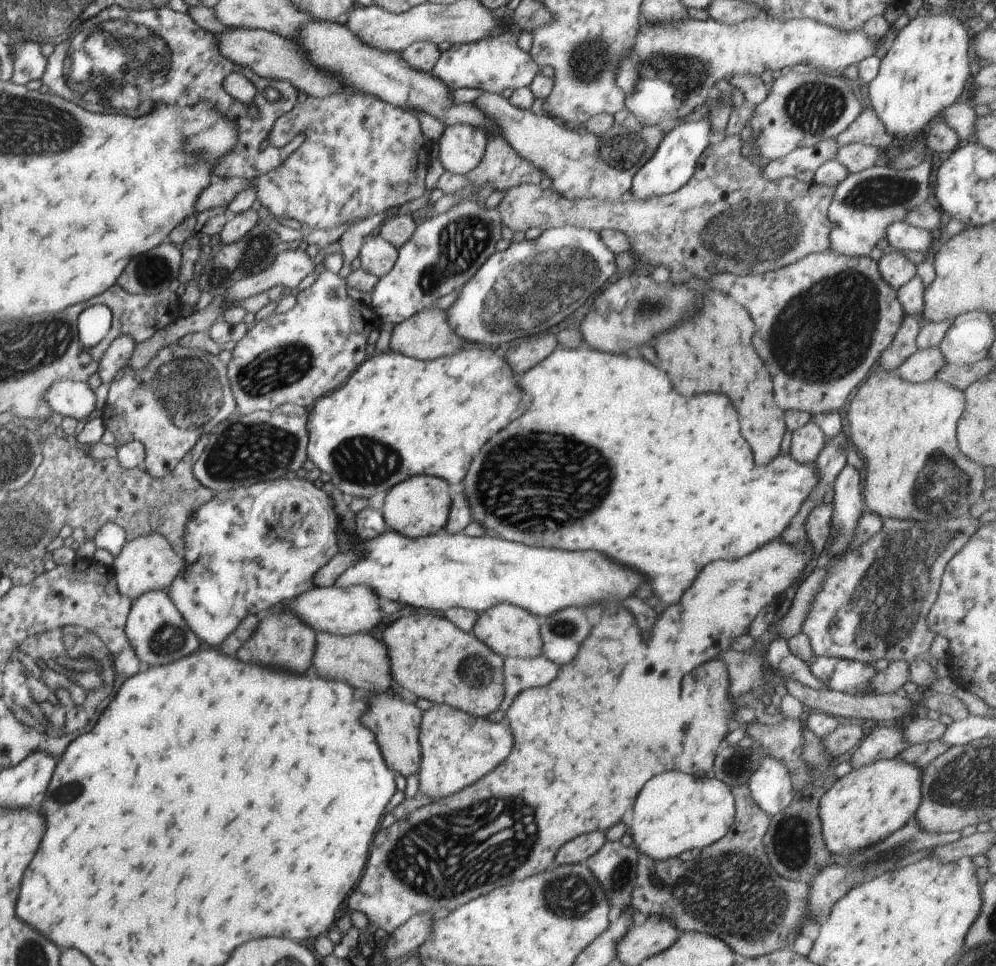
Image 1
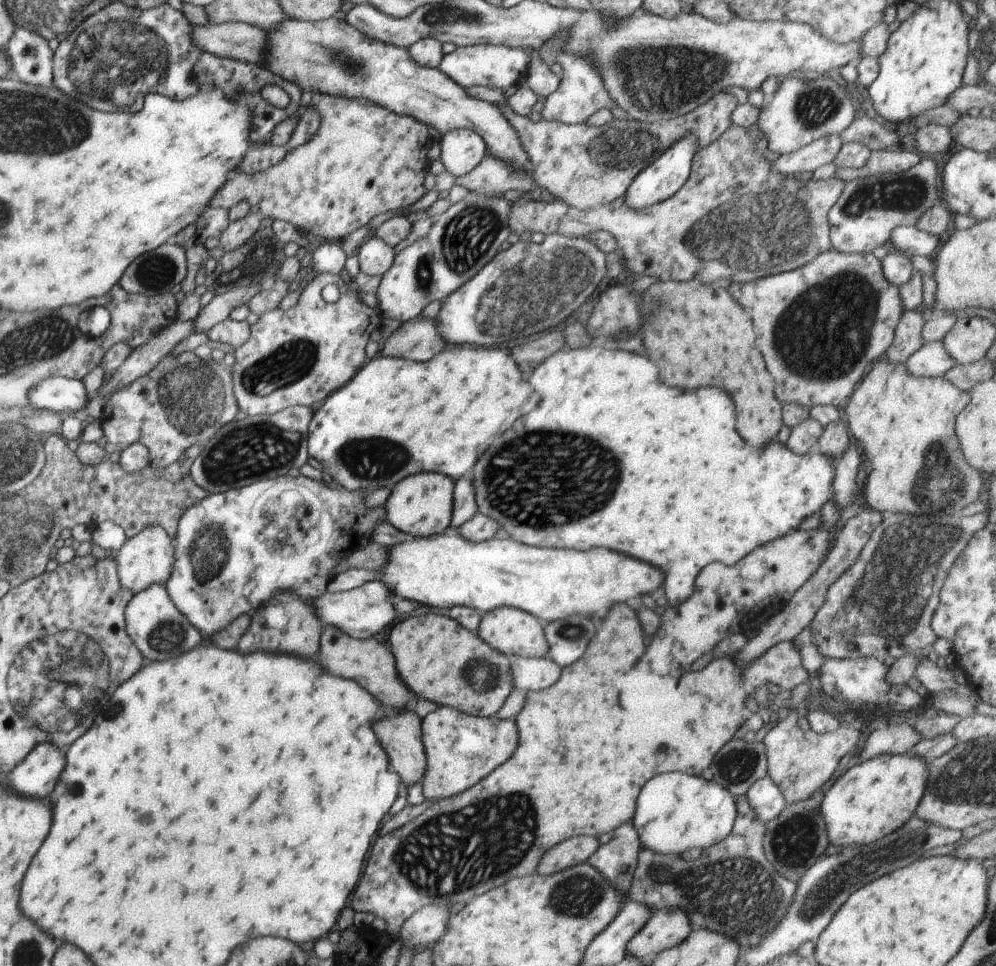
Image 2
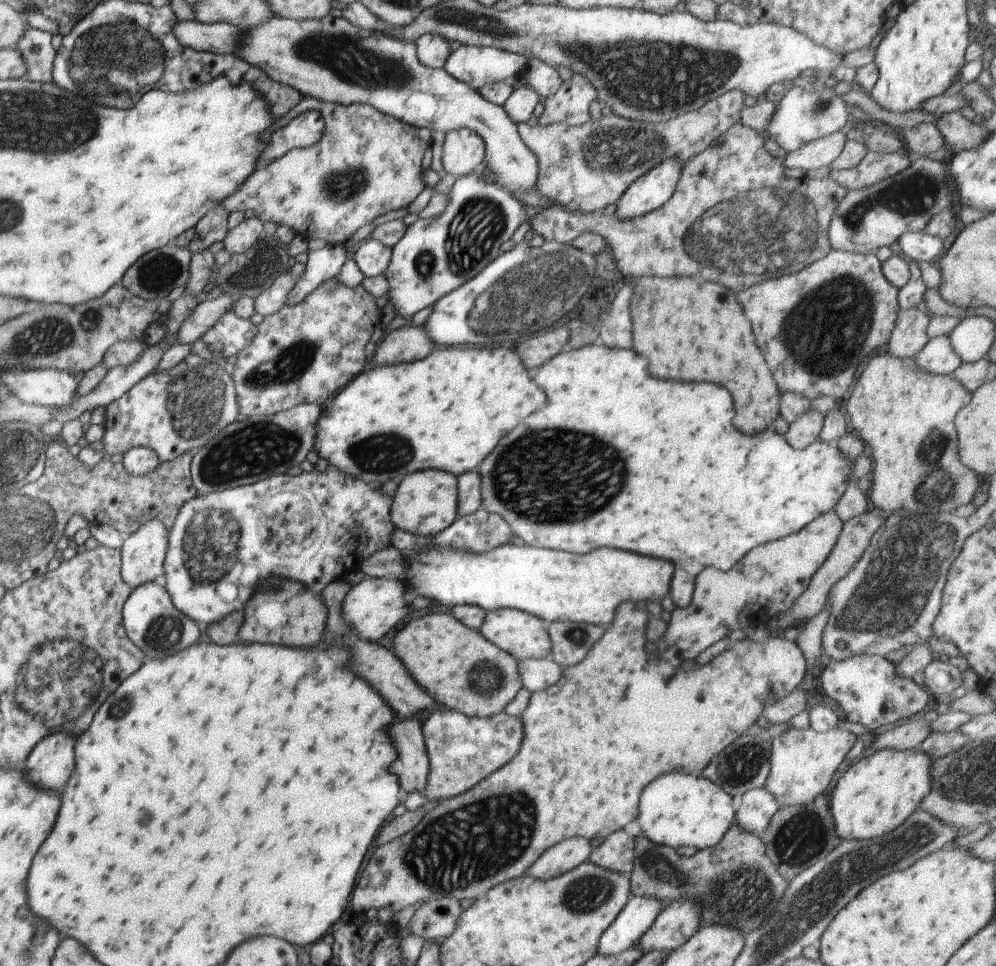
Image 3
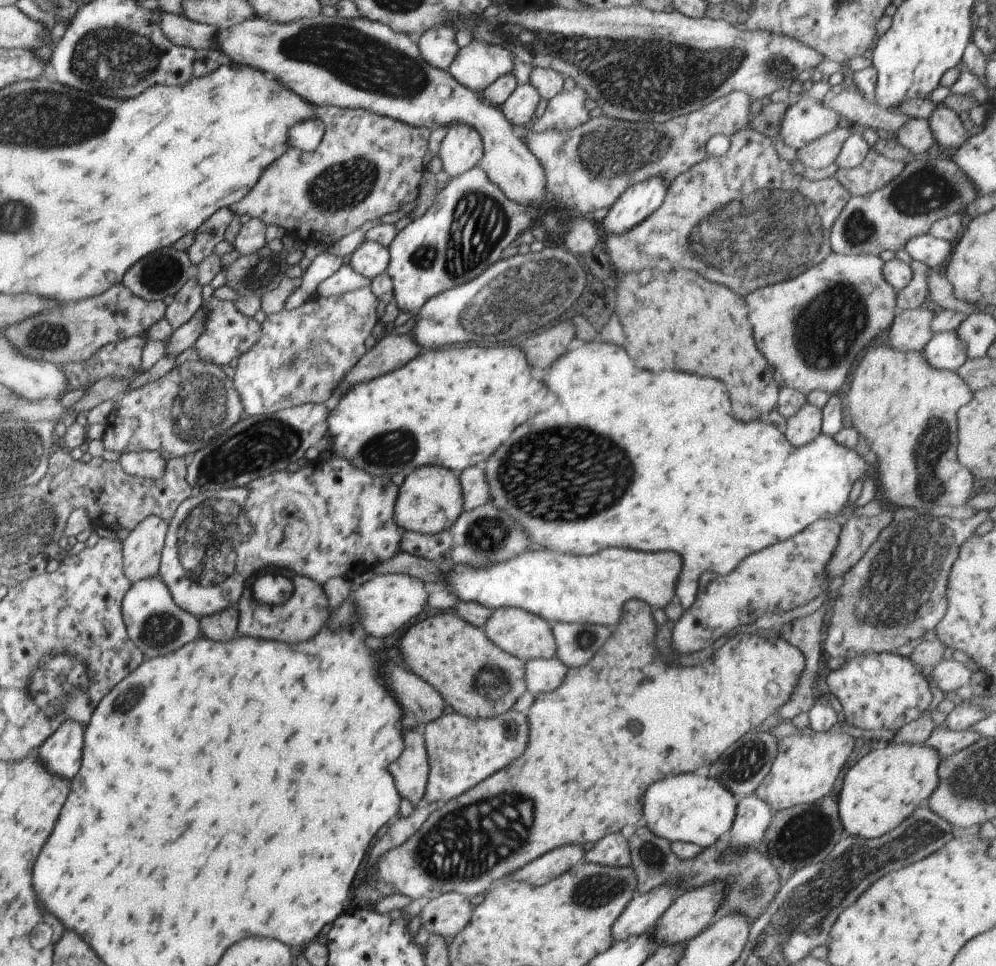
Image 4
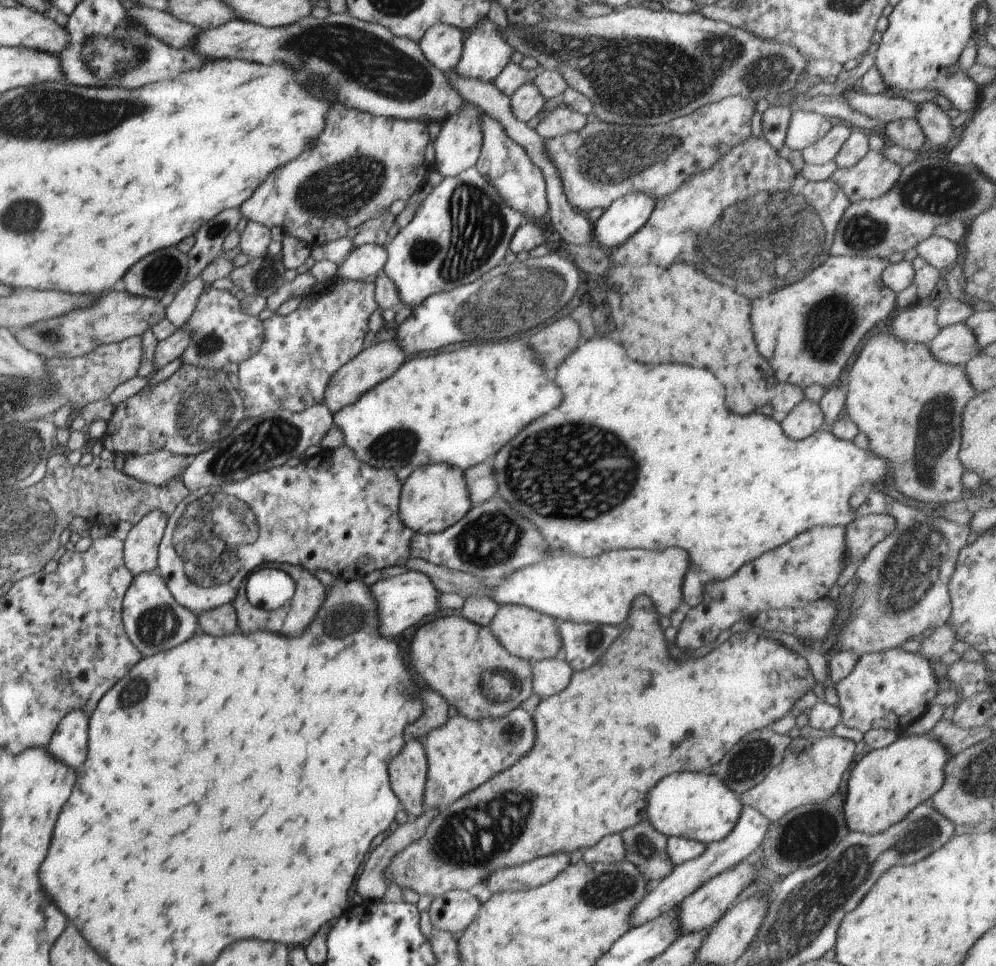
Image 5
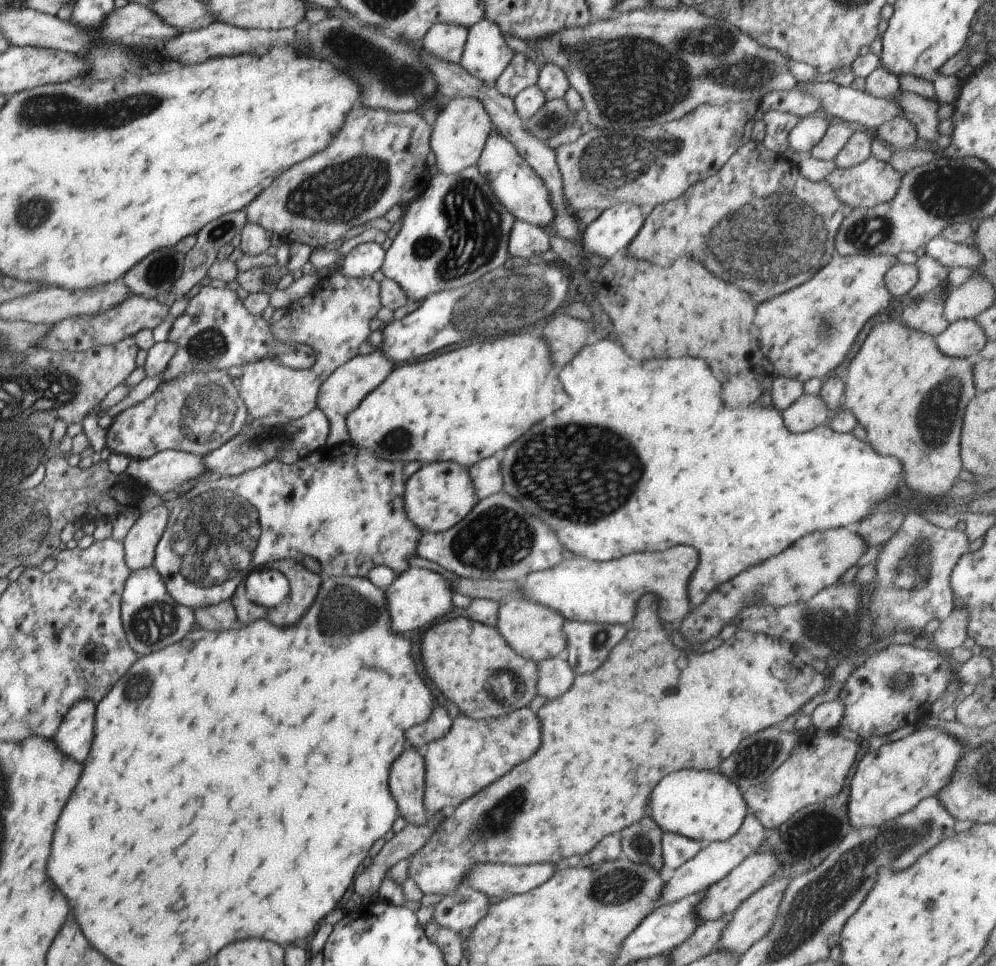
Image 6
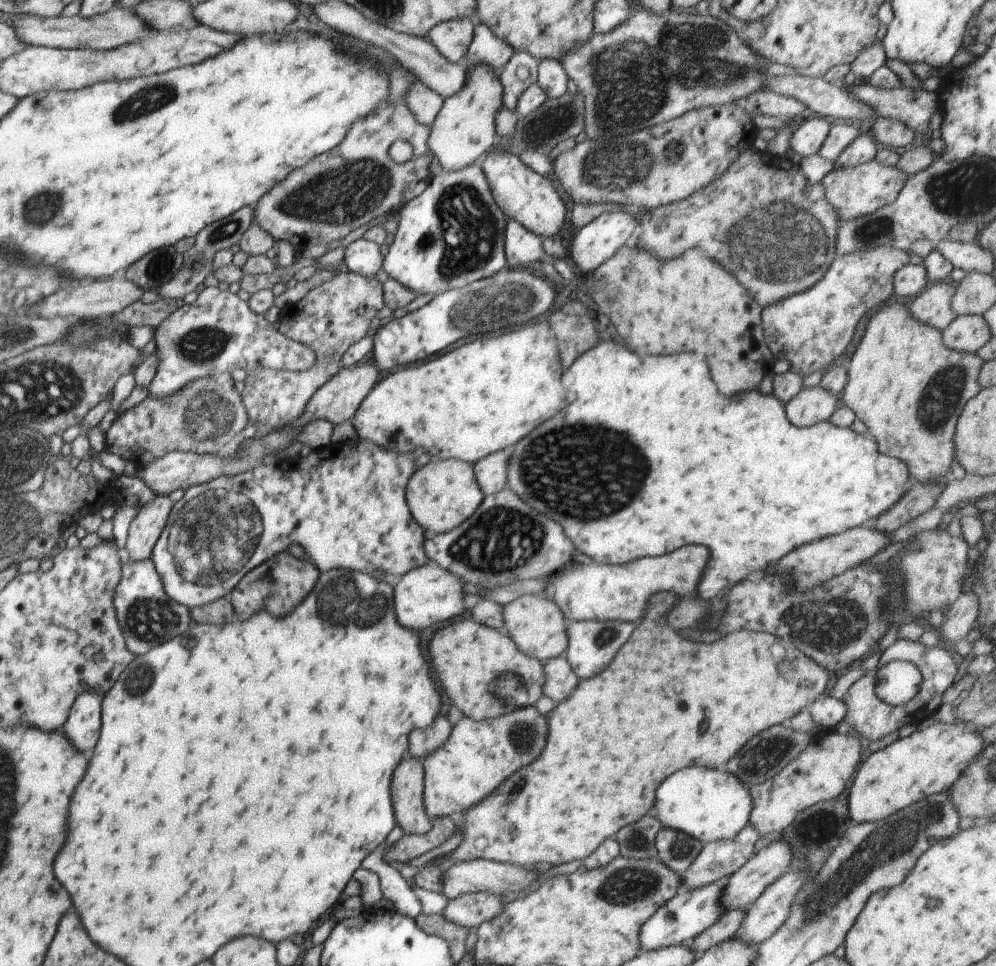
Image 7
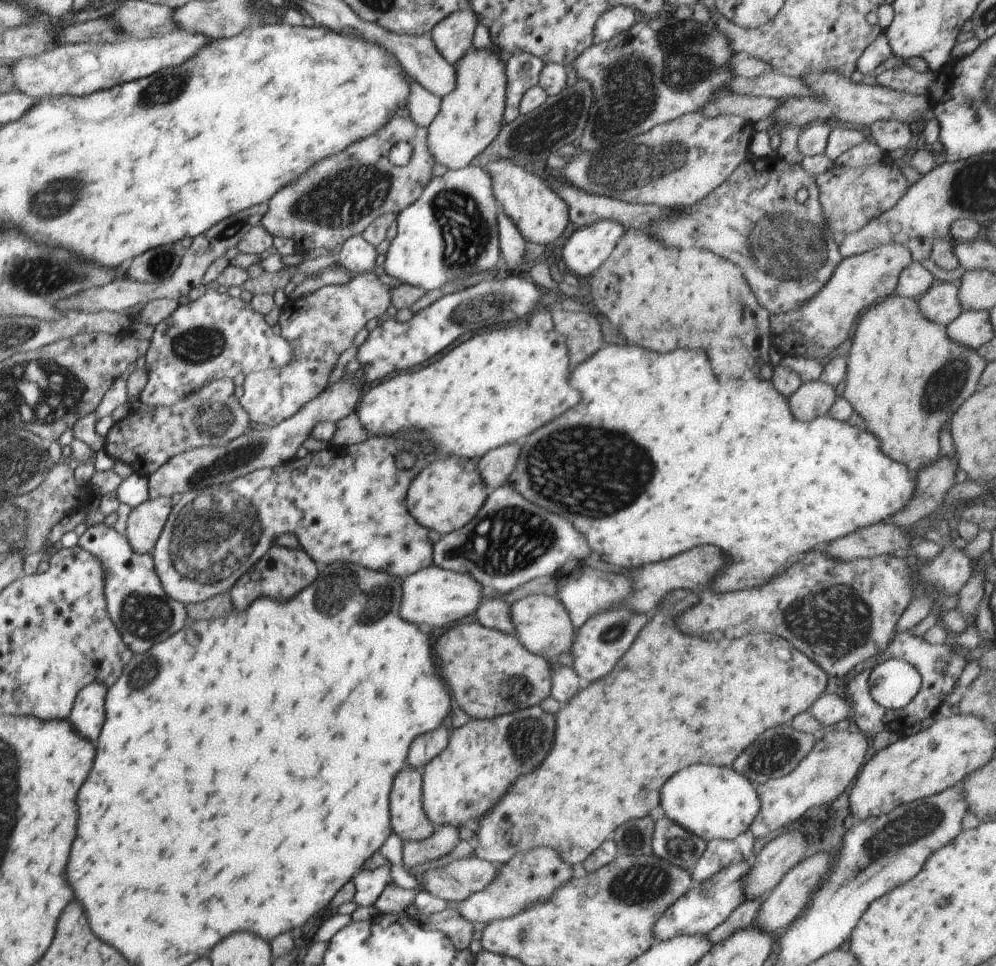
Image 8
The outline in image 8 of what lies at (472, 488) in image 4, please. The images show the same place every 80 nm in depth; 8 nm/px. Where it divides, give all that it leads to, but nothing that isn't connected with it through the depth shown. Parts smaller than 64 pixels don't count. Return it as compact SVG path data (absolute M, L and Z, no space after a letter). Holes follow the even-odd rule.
M512 442L489 450L477 460L481 477L489 492L508 483L508 476L514 470L519 454L520 444Z

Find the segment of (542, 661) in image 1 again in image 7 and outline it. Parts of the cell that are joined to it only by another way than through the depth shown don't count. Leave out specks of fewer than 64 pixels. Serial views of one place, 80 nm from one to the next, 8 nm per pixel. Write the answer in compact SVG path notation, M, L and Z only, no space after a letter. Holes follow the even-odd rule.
M554 657L544 663L545 685L543 694L562 702L564 698L570 696L570 692L576 688L578 678L572 670L567 658Z

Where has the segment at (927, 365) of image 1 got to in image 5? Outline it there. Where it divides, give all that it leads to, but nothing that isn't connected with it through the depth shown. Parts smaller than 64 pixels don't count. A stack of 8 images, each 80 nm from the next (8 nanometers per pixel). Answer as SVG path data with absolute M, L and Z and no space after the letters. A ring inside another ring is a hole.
M966 324L948 325L931 340L932 354L943 363L965 366L978 353L977 336Z

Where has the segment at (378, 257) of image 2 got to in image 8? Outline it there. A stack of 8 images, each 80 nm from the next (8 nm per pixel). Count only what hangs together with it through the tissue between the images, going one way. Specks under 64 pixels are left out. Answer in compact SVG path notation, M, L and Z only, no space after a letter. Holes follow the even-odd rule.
M354 235L342 243L337 254L336 264L340 264L350 274L357 275L366 271L380 273L376 264L376 247L362 235Z

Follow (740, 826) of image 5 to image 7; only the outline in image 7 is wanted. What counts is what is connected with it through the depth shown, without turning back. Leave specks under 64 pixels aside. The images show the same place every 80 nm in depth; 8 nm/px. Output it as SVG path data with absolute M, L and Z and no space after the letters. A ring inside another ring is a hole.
M748 824L733 839L706 843L696 860L680 875L683 880L681 890L698 888L729 878L753 857L754 846L759 838L759 832Z

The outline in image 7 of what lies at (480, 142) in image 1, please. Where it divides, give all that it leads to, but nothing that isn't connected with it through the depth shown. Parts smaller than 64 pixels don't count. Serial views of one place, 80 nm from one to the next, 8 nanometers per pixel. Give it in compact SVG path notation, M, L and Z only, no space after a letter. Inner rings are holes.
M478 63L467 70L464 86L443 99L442 108L430 126L427 143L444 172L457 171L474 164L495 144L498 138L495 120L503 107L503 86L498 74L486 63Z

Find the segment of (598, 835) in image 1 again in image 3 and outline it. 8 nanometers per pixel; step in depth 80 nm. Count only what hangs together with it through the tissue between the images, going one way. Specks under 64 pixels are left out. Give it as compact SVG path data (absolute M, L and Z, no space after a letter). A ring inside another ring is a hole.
M584 838L564 840L556 846L552 846L548 852L544 852L540 856L540 860L536 860L536 864L532 864L532 868L528 868L530 870L528 874L534 878L540 878L540 880L550 880L550 878L564 874L584 861L588 861L592 849L590 842Z

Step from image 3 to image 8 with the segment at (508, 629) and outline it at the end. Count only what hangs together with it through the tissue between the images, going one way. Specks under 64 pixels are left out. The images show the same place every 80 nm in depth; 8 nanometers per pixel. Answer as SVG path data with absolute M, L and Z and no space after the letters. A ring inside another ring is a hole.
M546 593L526 595L511 605L511 619L516 627L516 638L533 653L554 661L560 654L570 652L574 640L571 616L567 608L555 596Z

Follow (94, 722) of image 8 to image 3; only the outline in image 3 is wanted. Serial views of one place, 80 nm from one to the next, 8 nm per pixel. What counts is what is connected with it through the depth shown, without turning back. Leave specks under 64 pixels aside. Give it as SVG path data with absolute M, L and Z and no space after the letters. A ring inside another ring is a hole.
M65 732L51 733L43 738L22 768L27 779L37 787L62 792L74 772L77 738Z

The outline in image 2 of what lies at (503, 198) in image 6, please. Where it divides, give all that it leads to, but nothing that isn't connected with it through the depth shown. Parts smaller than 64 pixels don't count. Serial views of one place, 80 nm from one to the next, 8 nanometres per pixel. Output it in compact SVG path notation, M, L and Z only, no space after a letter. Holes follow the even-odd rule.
M335 17L319 21L284 19L273 29L264 32L267 32L265 55L263 56L264 68L291 83L296 83L307 96L322 93L344 99L365 98L394 114L410 117L426 126L433 126L442 135L454 129L472 129L484 139L487 146L486 156L511 163L516 169L519 169L520 173L526 171L528 174L532 174L528 153L523 147L516 129L503 115L501 108L496 103L471 97L464 87L442 73L440 69L426 68L418 64L409 56L409 50L406 47L371 39L354 28L348 20L340 20Z

